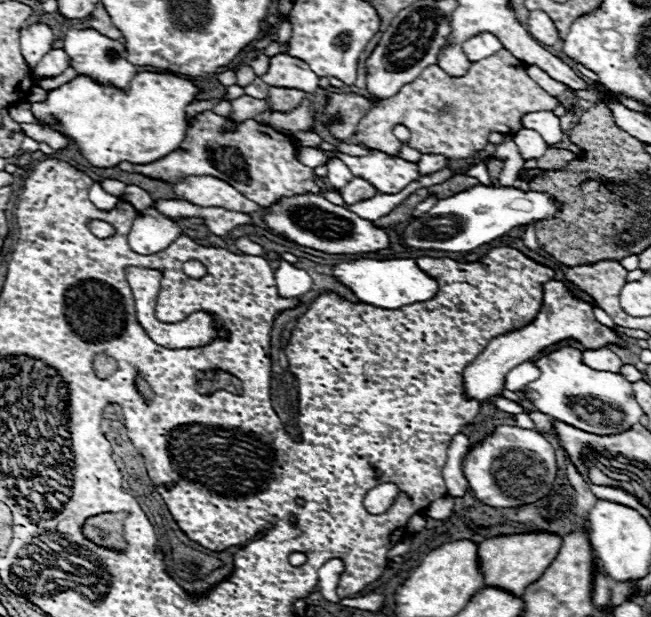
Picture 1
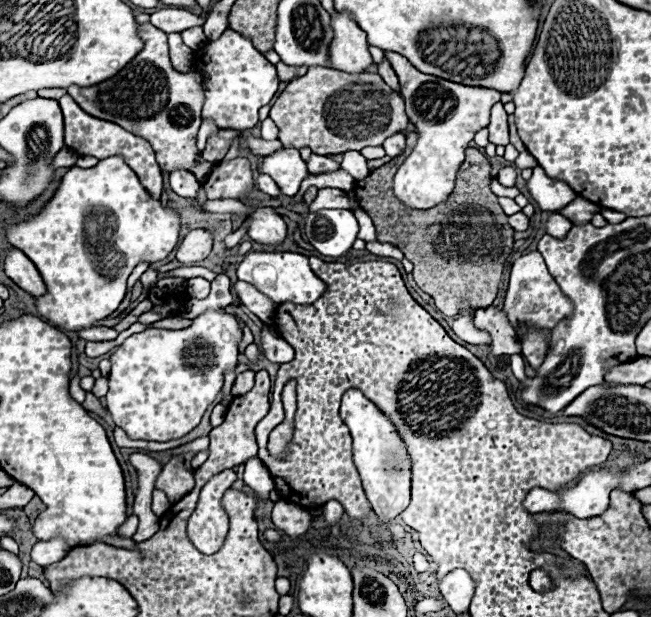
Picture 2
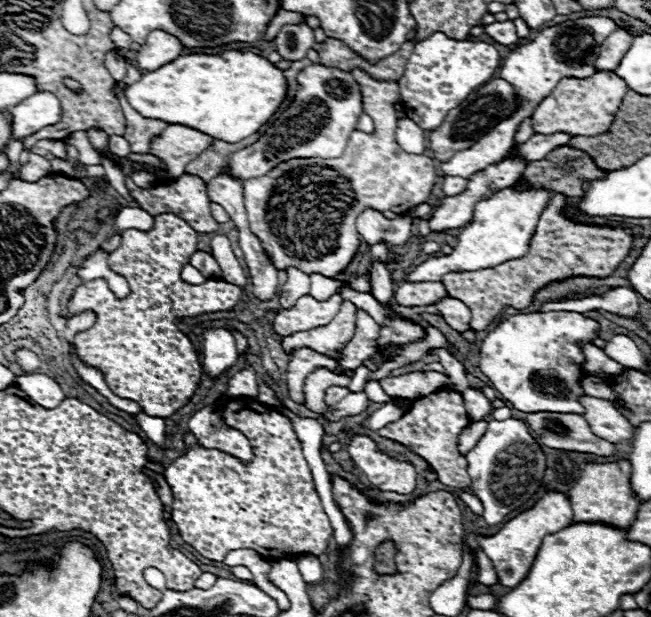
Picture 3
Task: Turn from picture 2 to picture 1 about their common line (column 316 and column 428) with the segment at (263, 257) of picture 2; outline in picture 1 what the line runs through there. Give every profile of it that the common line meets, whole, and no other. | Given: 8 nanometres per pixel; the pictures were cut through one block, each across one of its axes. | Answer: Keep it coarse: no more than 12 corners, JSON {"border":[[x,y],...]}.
{"border":[[414,258],[354,260],[332,278],[358,302],[396,310],[434,298]]}

